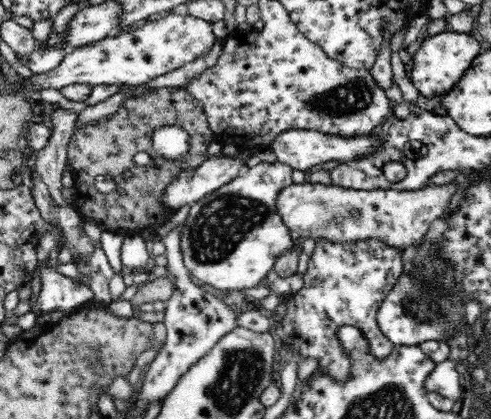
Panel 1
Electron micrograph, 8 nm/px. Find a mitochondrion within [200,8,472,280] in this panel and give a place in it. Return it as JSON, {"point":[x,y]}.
{"point":[351,97]}

